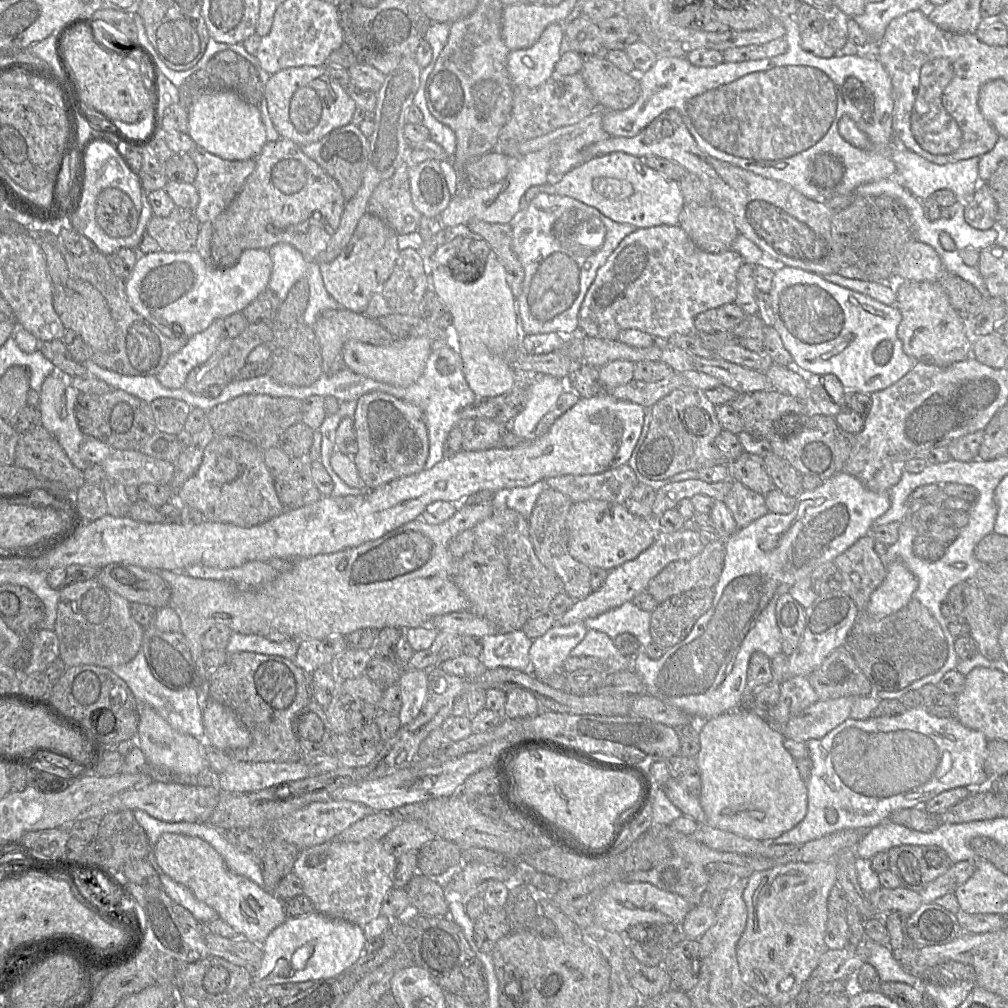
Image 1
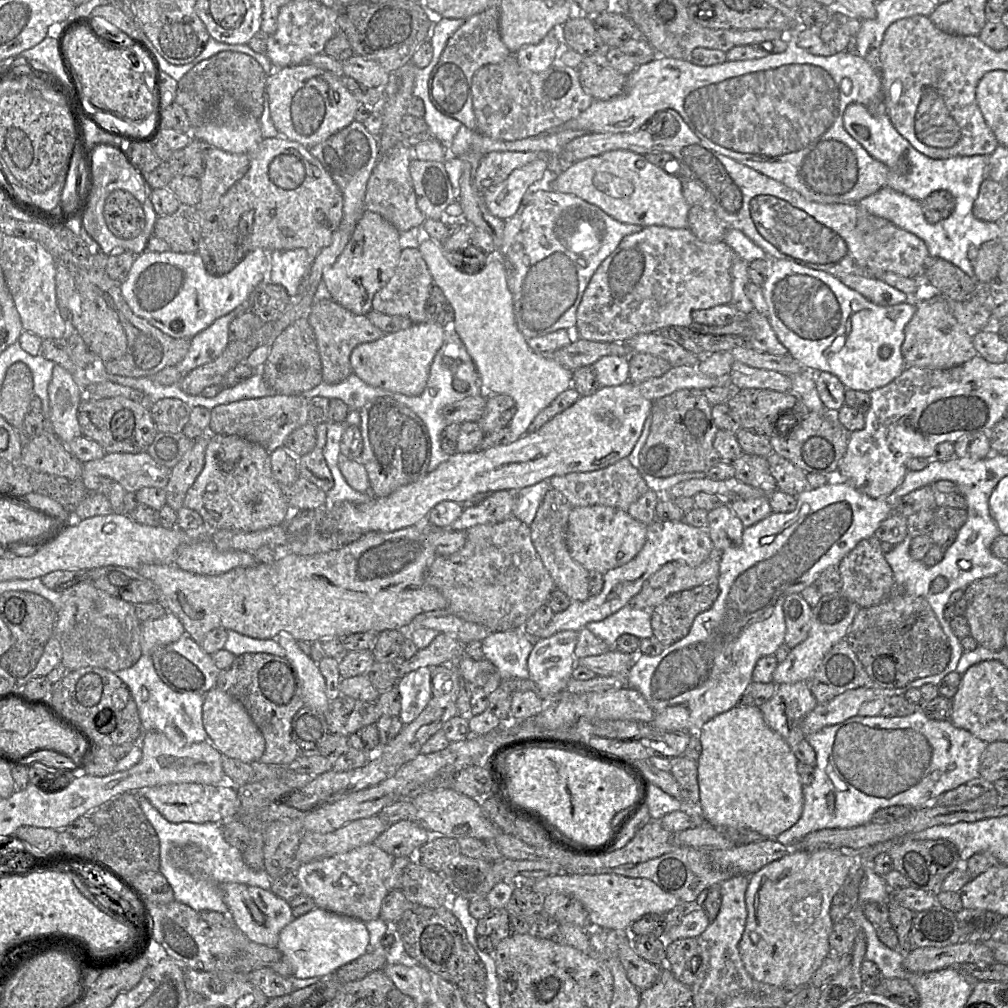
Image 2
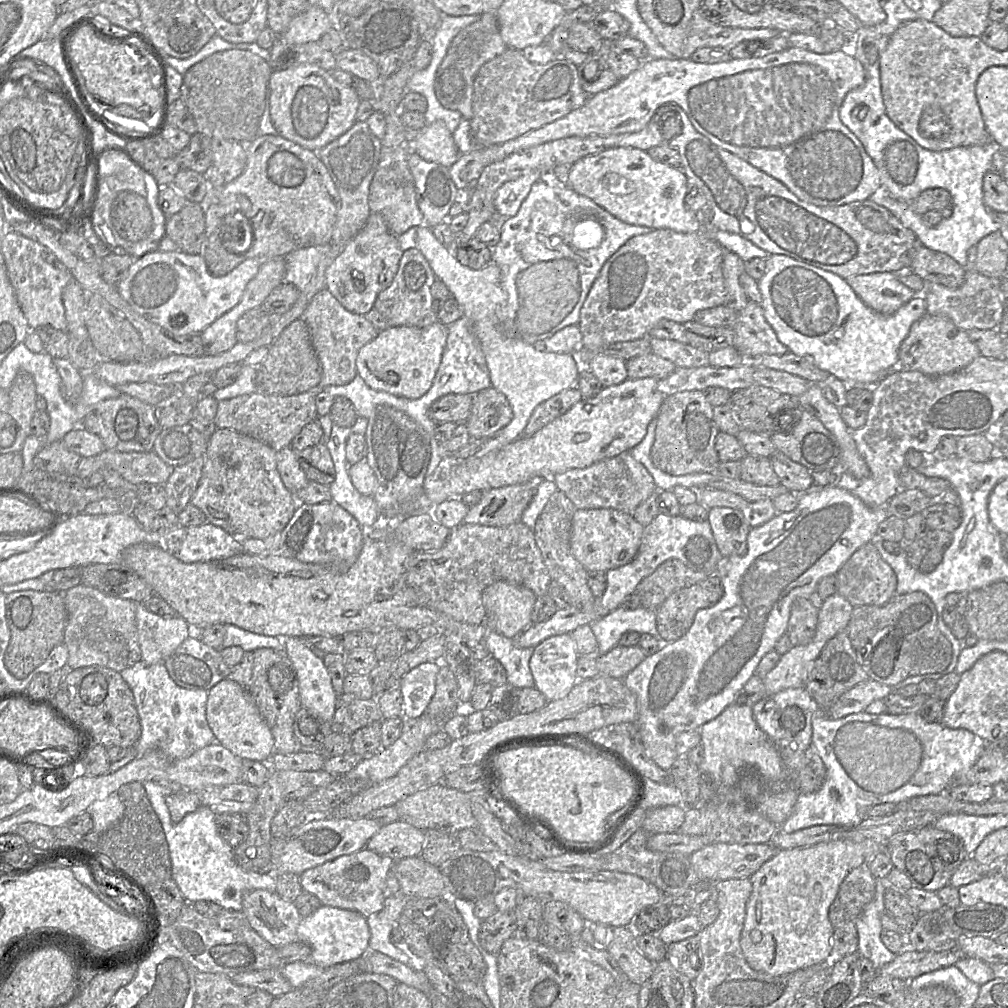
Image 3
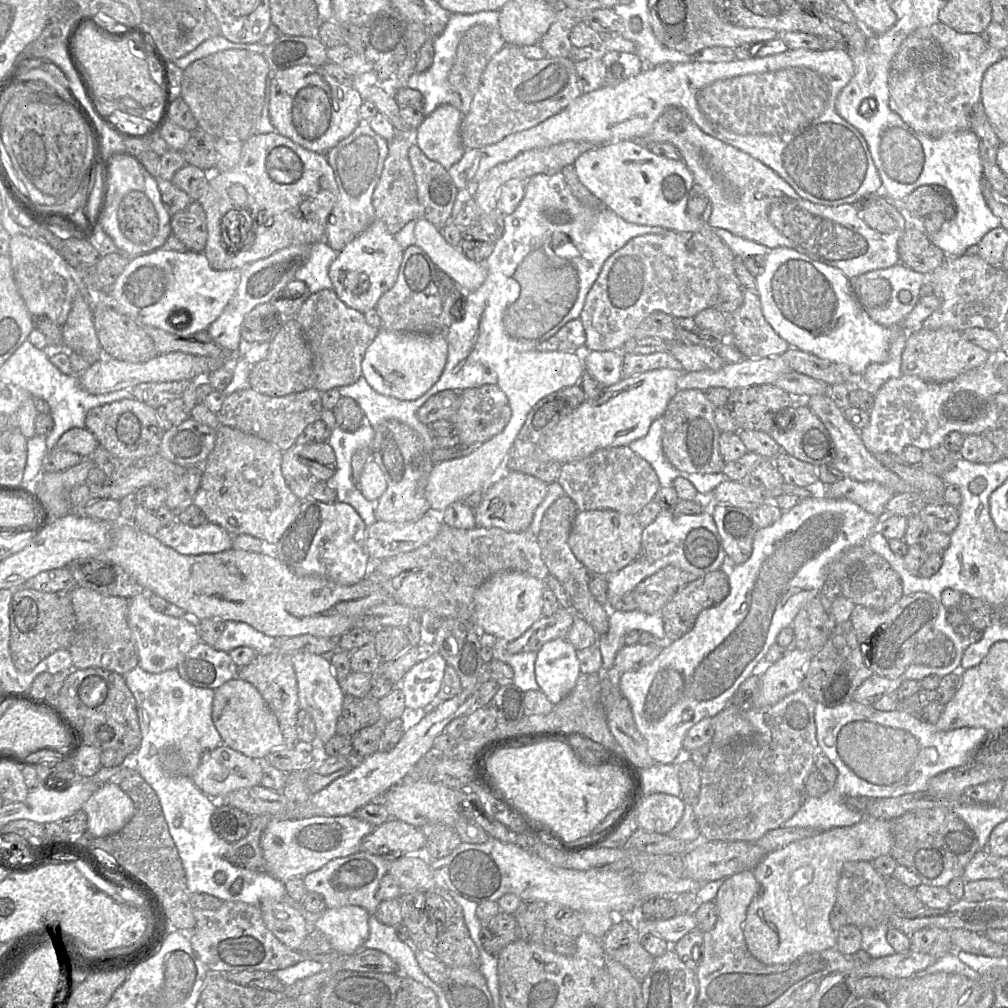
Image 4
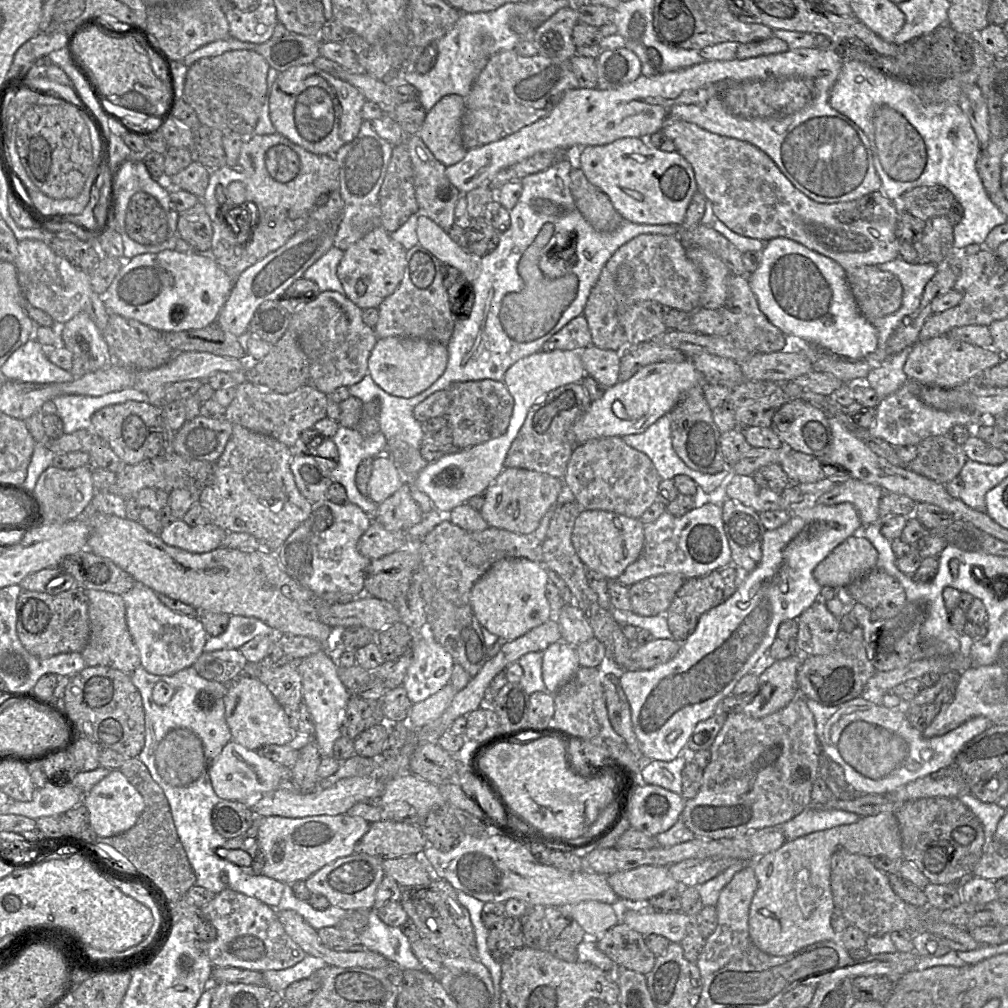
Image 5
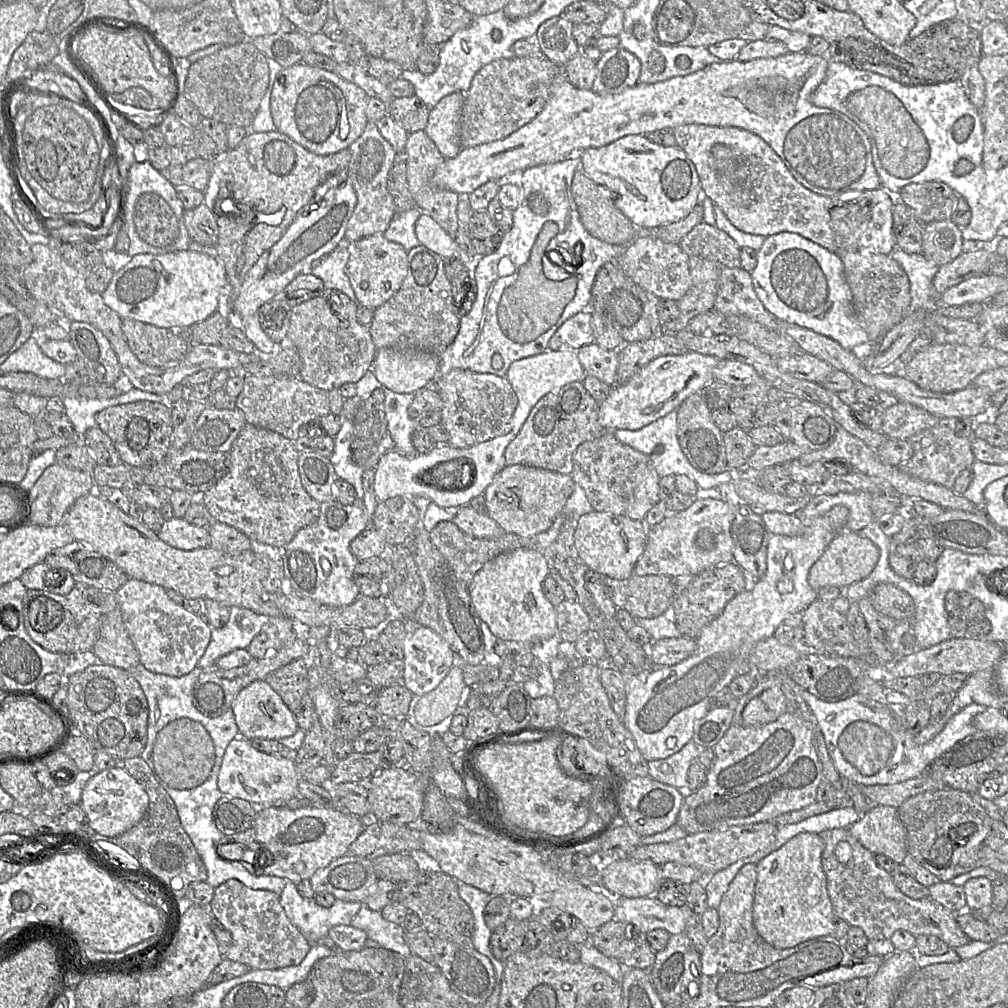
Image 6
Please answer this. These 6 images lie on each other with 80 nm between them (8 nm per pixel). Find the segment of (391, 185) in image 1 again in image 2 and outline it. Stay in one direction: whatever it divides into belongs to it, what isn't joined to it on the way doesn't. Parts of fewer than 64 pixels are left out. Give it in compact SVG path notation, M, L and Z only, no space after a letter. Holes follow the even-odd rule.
M404 142L397 144L393 149L379 157L366 186L365 210L379 214L400 233L421 226L426 219L417 206L416 194L409 171L411 158L413 158L413 147Z

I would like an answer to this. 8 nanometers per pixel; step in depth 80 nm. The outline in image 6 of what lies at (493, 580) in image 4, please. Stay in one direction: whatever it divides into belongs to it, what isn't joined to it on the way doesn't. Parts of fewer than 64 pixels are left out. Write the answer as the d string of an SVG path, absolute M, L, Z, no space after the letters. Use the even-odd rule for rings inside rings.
M520 548L520 549L515 549L515 550L501 553L495 558L486 562L483 565L483 567L475 574L470 584L470 596L471 596L473 605L480 619L489 626L491 632L497 637L497 639L500 639L503 641L517 642L518 644L548 645L548 649L552 647L552 645L556 644L557 625L556 625L555 607L545 597L542 591L542 583L548 575L550 575L548 563L542 551L537 548Z

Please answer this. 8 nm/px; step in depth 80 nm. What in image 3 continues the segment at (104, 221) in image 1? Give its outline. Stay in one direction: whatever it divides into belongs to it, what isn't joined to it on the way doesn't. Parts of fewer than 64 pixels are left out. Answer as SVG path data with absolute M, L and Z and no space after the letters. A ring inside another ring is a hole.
M134 191L120 192L111 204L110 222L118 235L130 242L147 238L153 218L145 197Z

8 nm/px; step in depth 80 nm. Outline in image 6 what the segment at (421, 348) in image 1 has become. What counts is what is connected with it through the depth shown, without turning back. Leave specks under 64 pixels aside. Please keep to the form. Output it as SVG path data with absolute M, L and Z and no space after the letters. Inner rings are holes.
M381 348L376 351L372 370L377 380L389 390L416 393L435 381L440 356L426 351L398 351Z

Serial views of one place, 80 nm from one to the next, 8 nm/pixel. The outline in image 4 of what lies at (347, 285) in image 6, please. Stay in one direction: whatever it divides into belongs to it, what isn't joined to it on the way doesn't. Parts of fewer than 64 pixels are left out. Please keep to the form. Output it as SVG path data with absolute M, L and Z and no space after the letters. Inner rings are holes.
M325 241L312 244L308 259L296 271L294 279L306 283L311 294L332 289L328 272L337 253Z

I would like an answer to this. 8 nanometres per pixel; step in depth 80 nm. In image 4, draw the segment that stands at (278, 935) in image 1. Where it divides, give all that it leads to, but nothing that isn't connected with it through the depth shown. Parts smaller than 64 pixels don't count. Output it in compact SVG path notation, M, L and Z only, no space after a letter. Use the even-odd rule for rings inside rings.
M358 906L326 908L314 929L327 936L334 952L351 955L363 948L369 936L369 916L368 911Z

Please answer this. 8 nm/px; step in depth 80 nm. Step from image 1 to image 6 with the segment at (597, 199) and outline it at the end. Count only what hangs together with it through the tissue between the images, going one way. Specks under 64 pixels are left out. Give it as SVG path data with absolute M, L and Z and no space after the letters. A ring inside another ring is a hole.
M627 135L606 146L585 149L579 155L580 170L612 194L615 207L638 229L657 229L678 222L701 202L702 190L695 166L677 146L663 147L649 141L644 135Z

